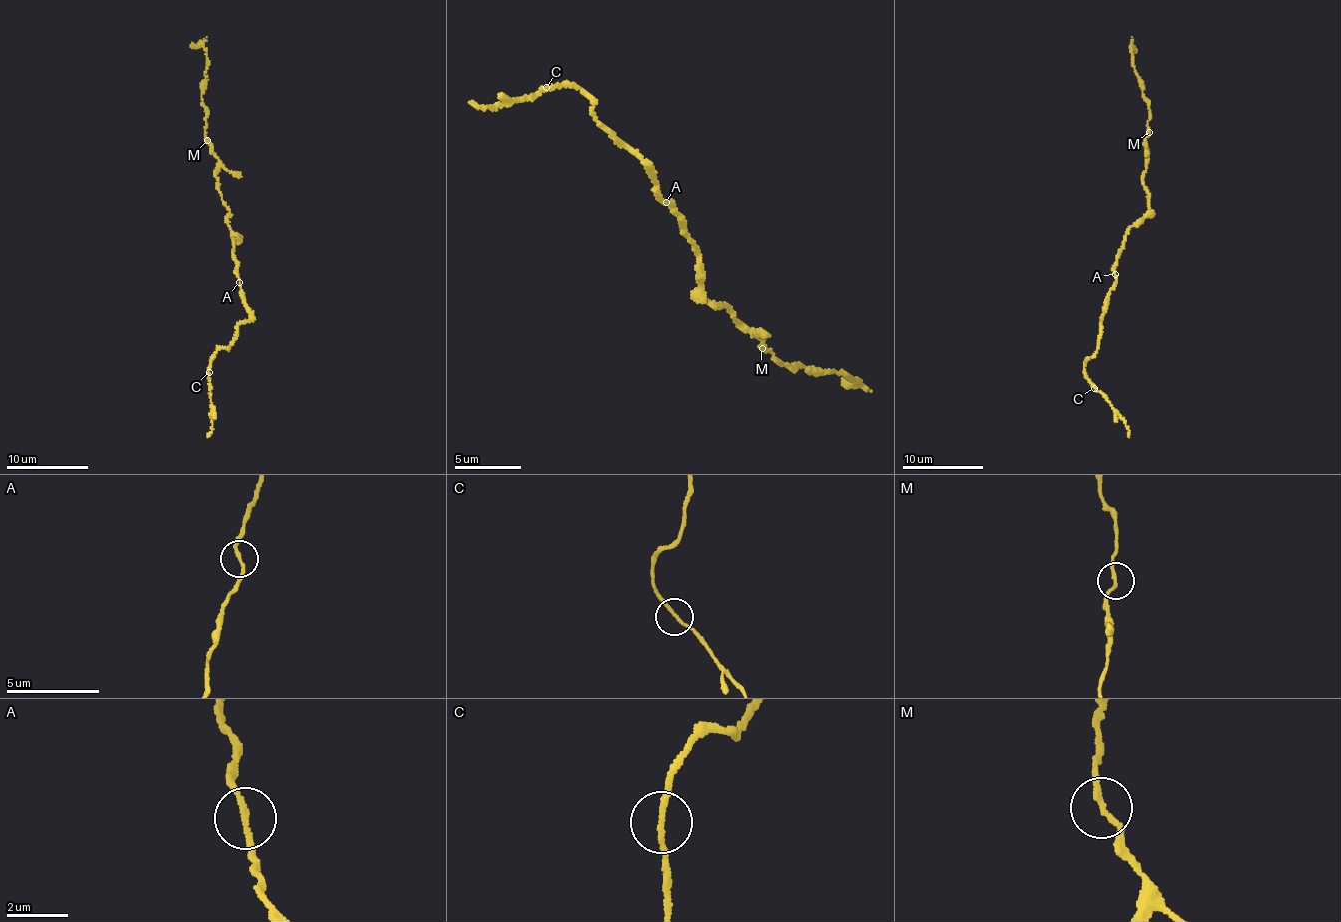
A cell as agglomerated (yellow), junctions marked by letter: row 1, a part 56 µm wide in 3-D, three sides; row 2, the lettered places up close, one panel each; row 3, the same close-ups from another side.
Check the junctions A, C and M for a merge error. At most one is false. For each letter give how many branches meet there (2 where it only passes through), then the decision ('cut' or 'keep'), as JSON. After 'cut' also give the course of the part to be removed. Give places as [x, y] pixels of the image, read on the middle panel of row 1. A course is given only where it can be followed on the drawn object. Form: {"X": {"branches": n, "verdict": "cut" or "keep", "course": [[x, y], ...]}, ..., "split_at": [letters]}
{"A": {"branches": 2, "verdict": "keep"}, "C": {"branches": 2, "verdict": "keep"}, "M": {"branches": 2, "verdict": "keep"}, "split_at": []}

